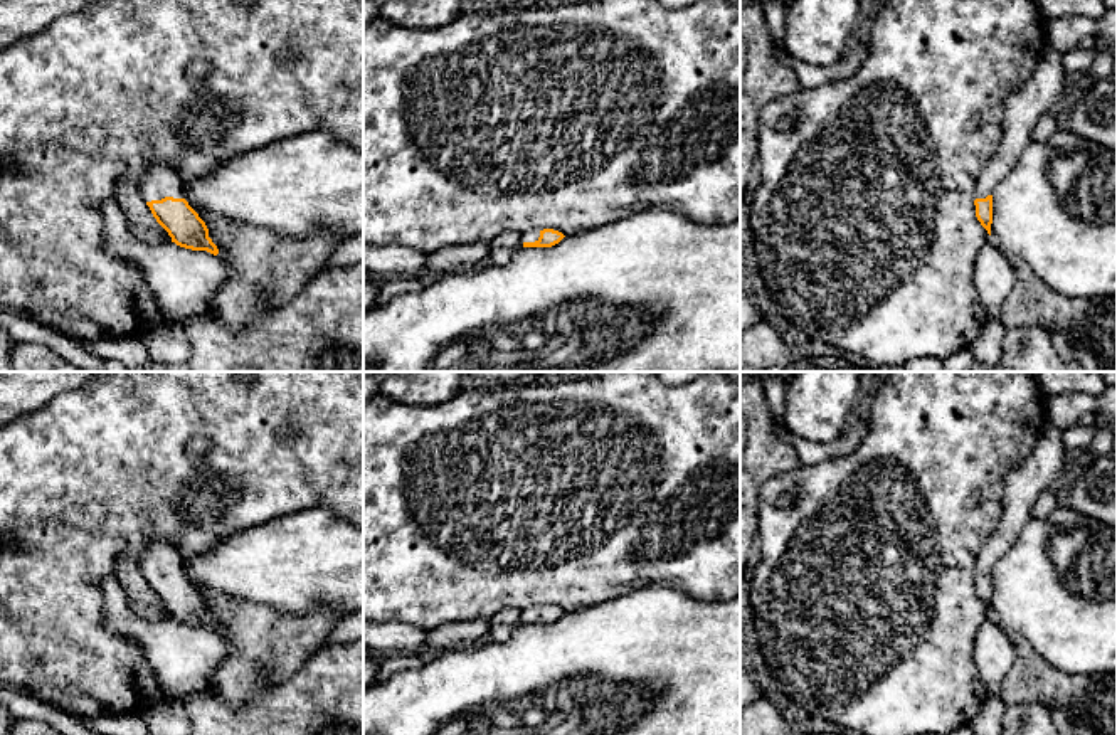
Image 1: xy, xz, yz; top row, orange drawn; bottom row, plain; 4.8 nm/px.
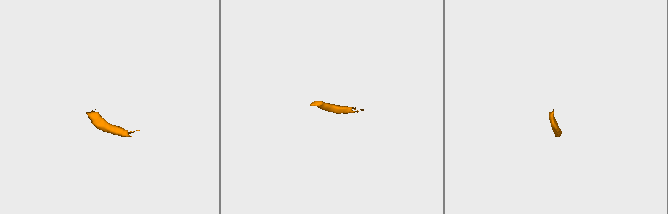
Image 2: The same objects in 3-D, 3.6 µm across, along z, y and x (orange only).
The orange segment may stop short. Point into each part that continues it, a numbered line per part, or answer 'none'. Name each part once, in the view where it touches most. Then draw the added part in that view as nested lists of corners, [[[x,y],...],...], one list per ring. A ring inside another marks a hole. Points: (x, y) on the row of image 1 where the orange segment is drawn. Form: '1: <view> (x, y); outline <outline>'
1: xy (160, 182); outline [[[155,165],[140,183],[140,192],[146,202],[165,197],[185,198],[182,177],[167,165]]]

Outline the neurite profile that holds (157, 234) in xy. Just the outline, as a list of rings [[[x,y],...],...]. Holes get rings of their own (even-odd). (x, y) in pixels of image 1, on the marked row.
[[[128,224],[128,230],[133,237],[136,237],[138,241],[143,241],[146,244],[172,242],[172,237],[160,224],[155,224],[153,227],[145,227],[145,229],[136,229]]]

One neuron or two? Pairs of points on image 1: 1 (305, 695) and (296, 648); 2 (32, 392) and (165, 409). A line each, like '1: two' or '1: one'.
1: two
2: two

